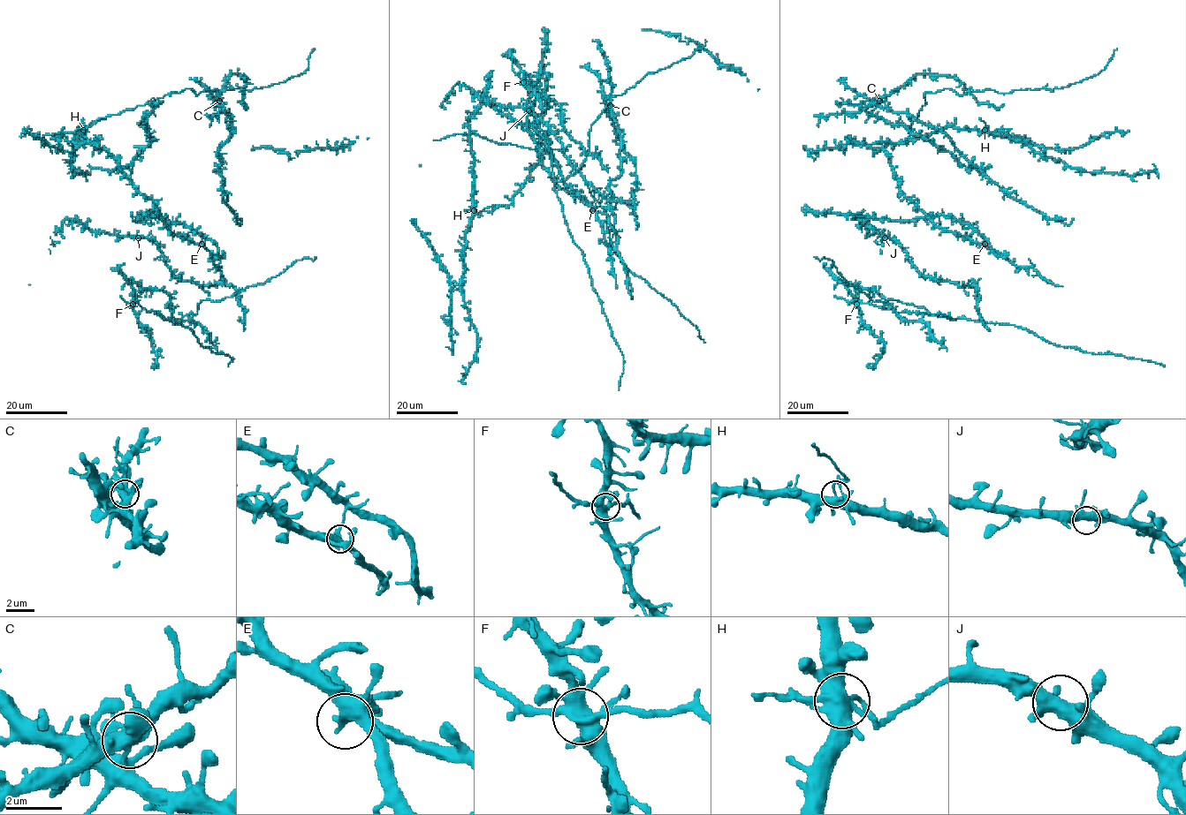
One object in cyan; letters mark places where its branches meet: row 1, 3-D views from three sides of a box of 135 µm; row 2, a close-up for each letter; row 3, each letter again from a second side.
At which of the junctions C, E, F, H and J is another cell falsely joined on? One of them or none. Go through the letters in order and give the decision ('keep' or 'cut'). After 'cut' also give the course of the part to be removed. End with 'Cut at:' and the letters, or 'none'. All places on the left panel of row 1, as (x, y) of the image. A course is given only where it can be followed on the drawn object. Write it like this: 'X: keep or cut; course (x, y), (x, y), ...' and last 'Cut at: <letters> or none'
C: keep
E: keep
F: keep
H: cut; course (83, 130), (94, 121), (105, 118)
J: keep
Cut at: H

